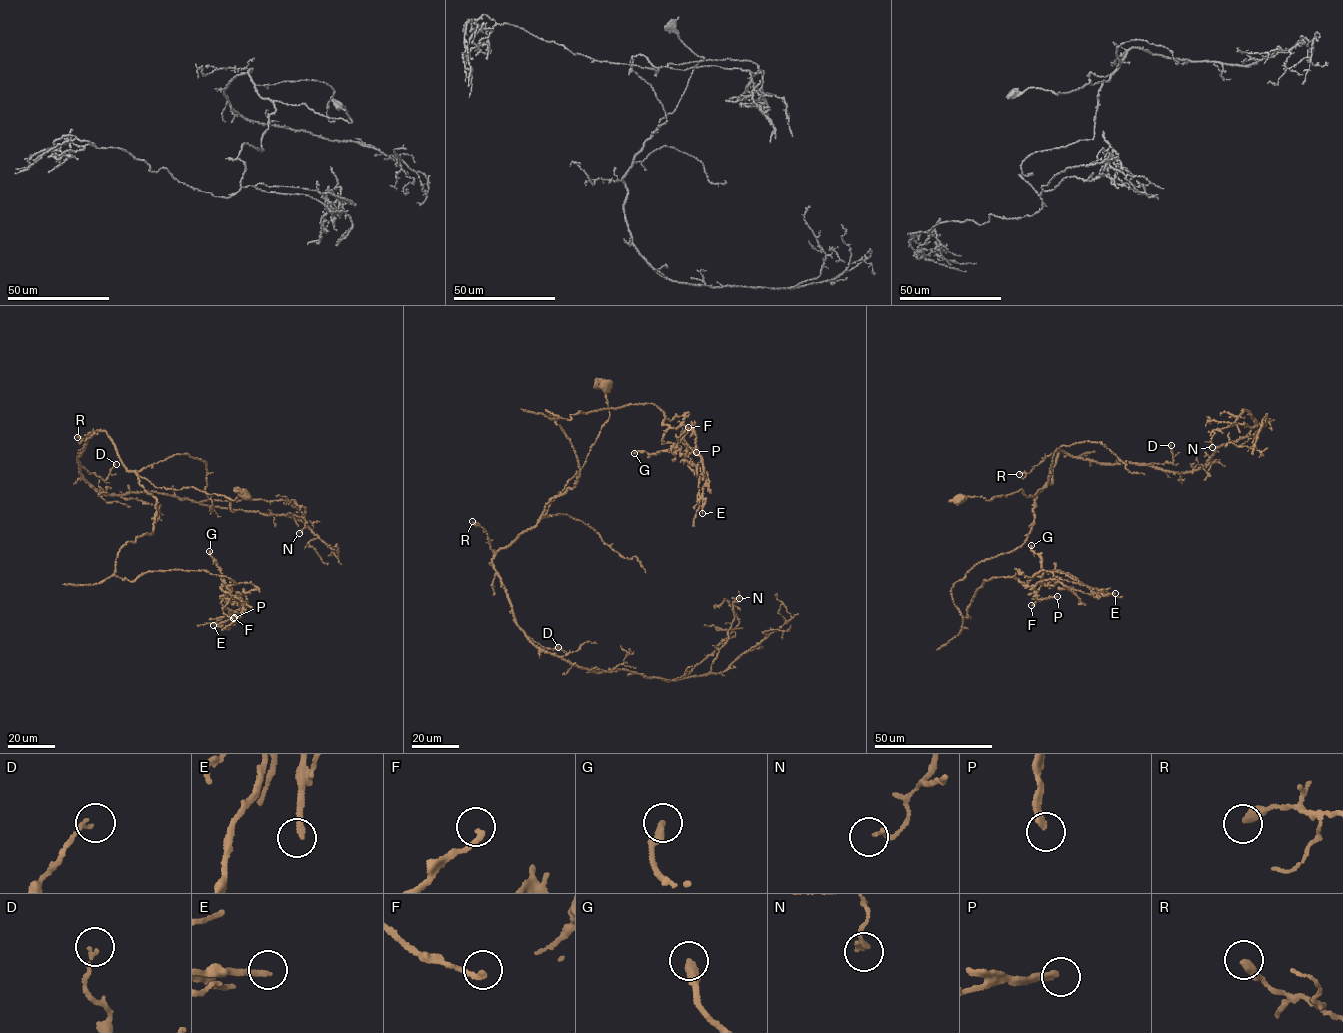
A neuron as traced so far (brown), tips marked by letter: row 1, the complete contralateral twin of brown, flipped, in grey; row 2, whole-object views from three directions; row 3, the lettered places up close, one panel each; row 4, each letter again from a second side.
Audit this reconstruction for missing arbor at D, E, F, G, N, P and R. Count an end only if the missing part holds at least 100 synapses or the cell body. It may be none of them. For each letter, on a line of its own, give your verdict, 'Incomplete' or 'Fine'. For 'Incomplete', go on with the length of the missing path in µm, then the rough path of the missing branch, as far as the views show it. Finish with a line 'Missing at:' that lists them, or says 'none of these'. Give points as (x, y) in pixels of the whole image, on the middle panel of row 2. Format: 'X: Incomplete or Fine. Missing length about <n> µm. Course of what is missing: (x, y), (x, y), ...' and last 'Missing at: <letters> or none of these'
D: Fine
E: Fine
F: Fine
G: Fine
N: Fine
P: Fine
R: Fine
Missing at: none of these

